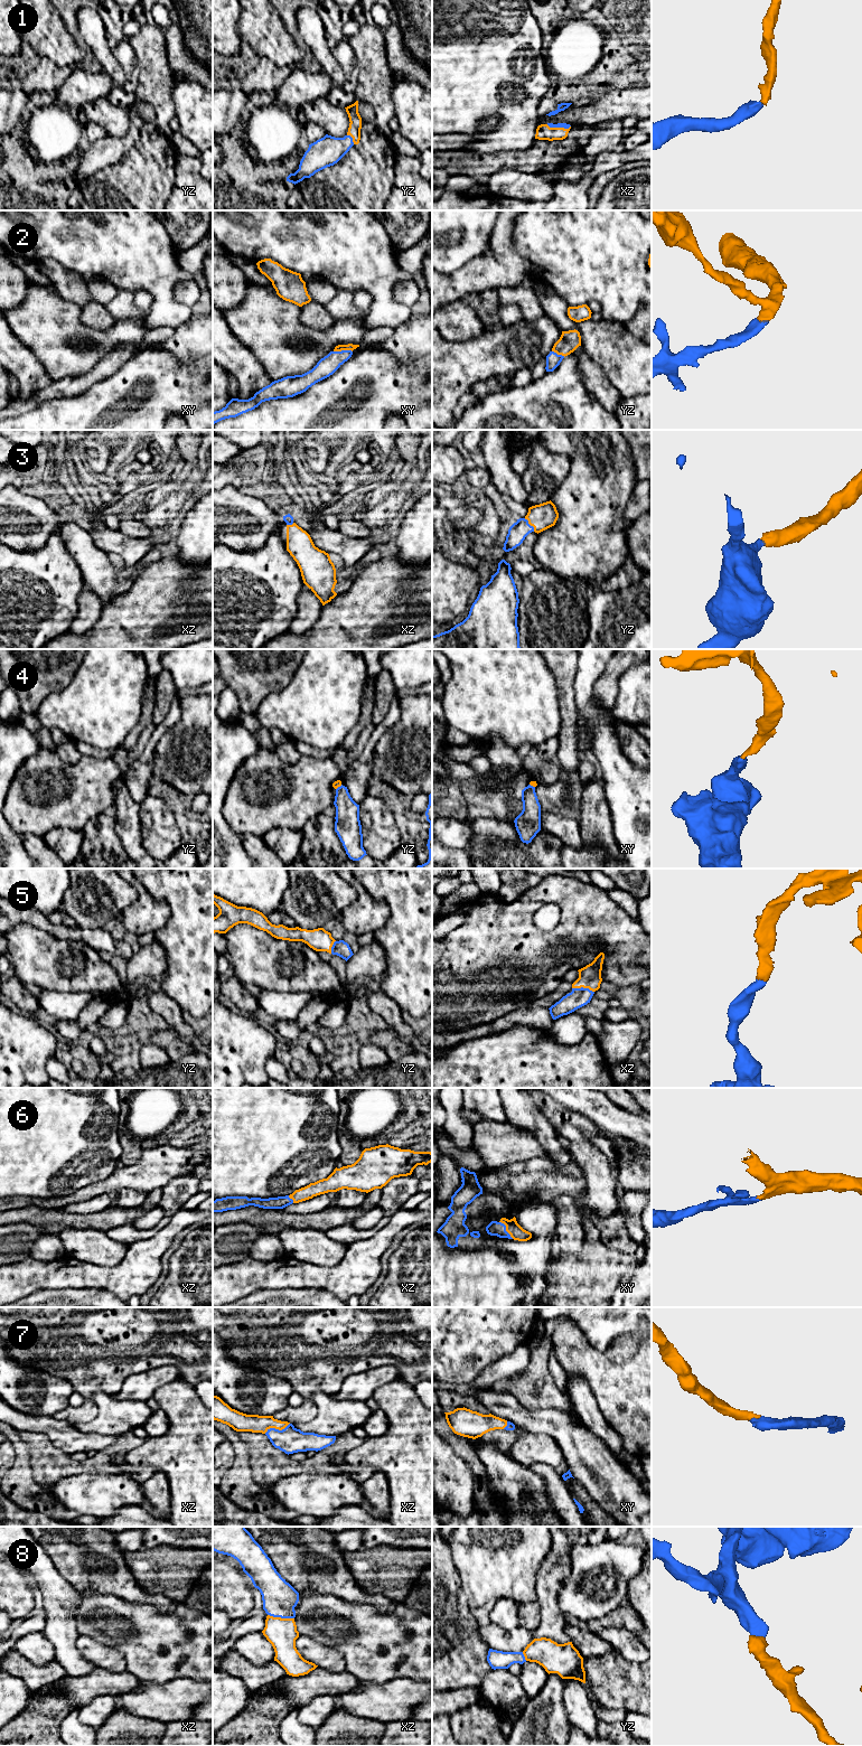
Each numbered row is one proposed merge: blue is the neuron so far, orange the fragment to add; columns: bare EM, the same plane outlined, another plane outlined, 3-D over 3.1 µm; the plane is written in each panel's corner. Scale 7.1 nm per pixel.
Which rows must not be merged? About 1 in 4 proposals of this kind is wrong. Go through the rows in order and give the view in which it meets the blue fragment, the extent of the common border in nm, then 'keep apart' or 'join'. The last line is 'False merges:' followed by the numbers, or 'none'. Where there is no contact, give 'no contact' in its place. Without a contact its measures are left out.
1: xz | 180 nm | join
2: xy | 140 nm | join
3: yz | 120 nm | join
4: yz | 60 nm | join
5: xz | 160 nm | join
6: xy | 160 nm | join
7: xz | 200 nm | join
8: xz | 190 nm | join
False merges: none

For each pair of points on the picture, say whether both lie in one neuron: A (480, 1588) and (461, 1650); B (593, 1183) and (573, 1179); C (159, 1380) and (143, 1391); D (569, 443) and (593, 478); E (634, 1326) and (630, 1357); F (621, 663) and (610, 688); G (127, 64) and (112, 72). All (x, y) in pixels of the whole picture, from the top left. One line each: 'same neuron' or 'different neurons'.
A: different neurons
B: different neurons
C: same neuron
D: same neuron
E: different neurons
F: same neuron
G: different neurons

